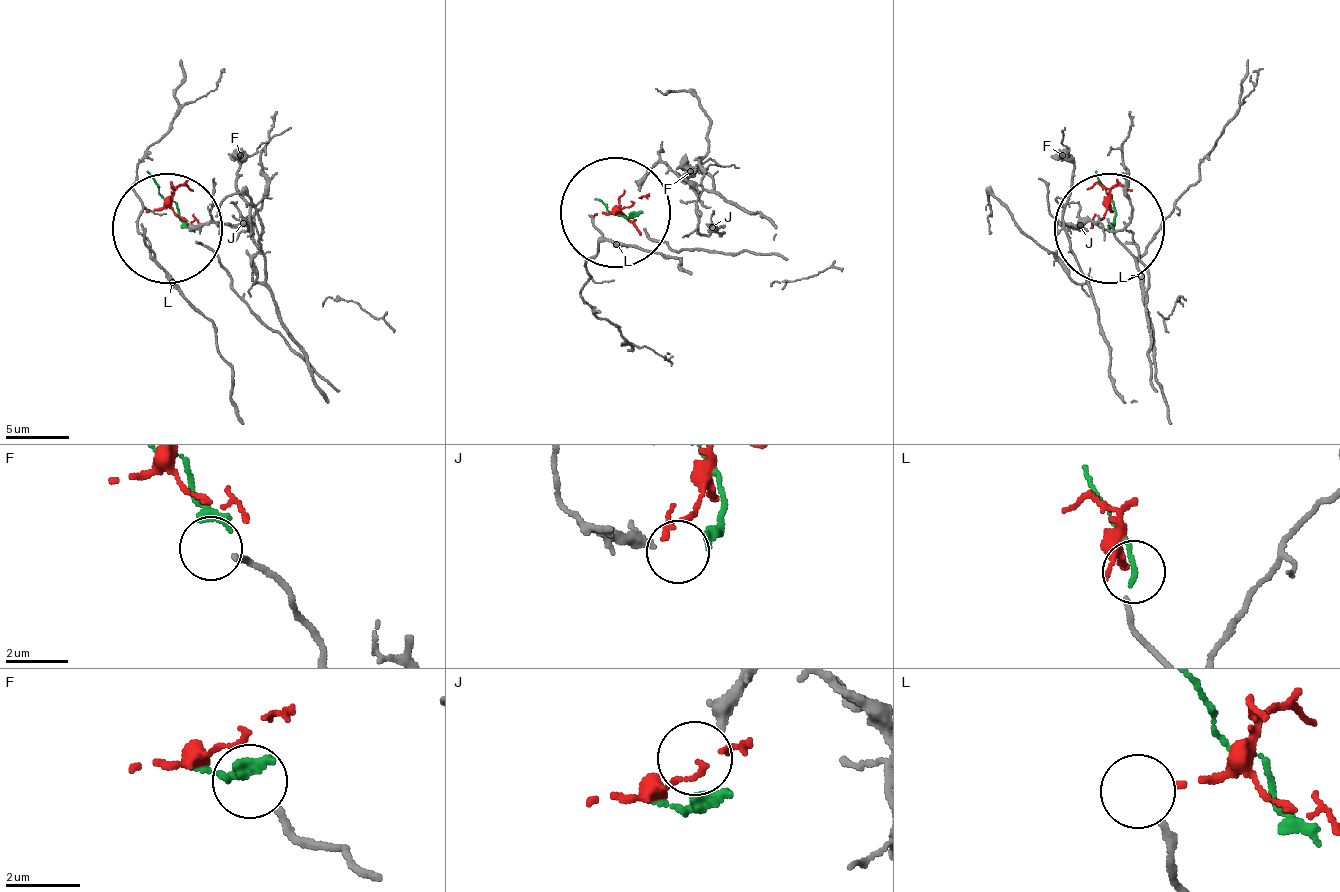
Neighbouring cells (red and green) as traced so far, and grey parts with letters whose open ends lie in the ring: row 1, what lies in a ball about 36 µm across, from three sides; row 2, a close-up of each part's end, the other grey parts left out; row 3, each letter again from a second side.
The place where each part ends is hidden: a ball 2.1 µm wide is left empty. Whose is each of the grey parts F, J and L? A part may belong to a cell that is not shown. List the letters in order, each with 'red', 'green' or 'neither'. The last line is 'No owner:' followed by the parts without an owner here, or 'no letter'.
F: green
J: neither
L: red
No owner: J

